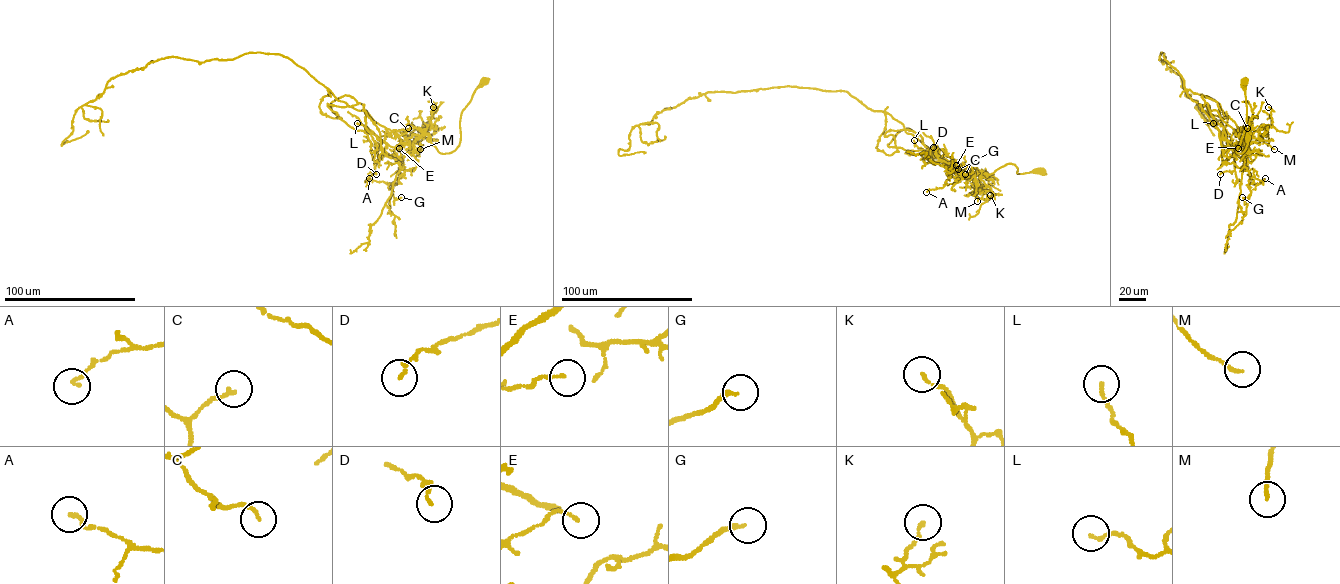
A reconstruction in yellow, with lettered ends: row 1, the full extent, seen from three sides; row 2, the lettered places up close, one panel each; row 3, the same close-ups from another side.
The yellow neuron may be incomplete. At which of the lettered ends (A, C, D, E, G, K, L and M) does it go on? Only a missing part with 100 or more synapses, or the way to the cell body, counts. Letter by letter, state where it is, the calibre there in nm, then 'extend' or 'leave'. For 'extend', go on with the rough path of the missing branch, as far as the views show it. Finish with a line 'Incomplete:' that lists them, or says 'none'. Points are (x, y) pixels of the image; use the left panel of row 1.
A: at (369, 178); 140 nm thick; leave
C: at (408, 128); 150 nm thick; leave
D: at (376, 174); 150 nm thick; leave
E: at (399, 148); 110 nm thick; leave
G: at (401, 197); 180 nm thick; leave
K: at (433, 107); 140 nm thick; leave
L: at (357, 123); 120 nm thick; leave
M: at (420, 149); 140 nm thick; leave
Incomplete: none

